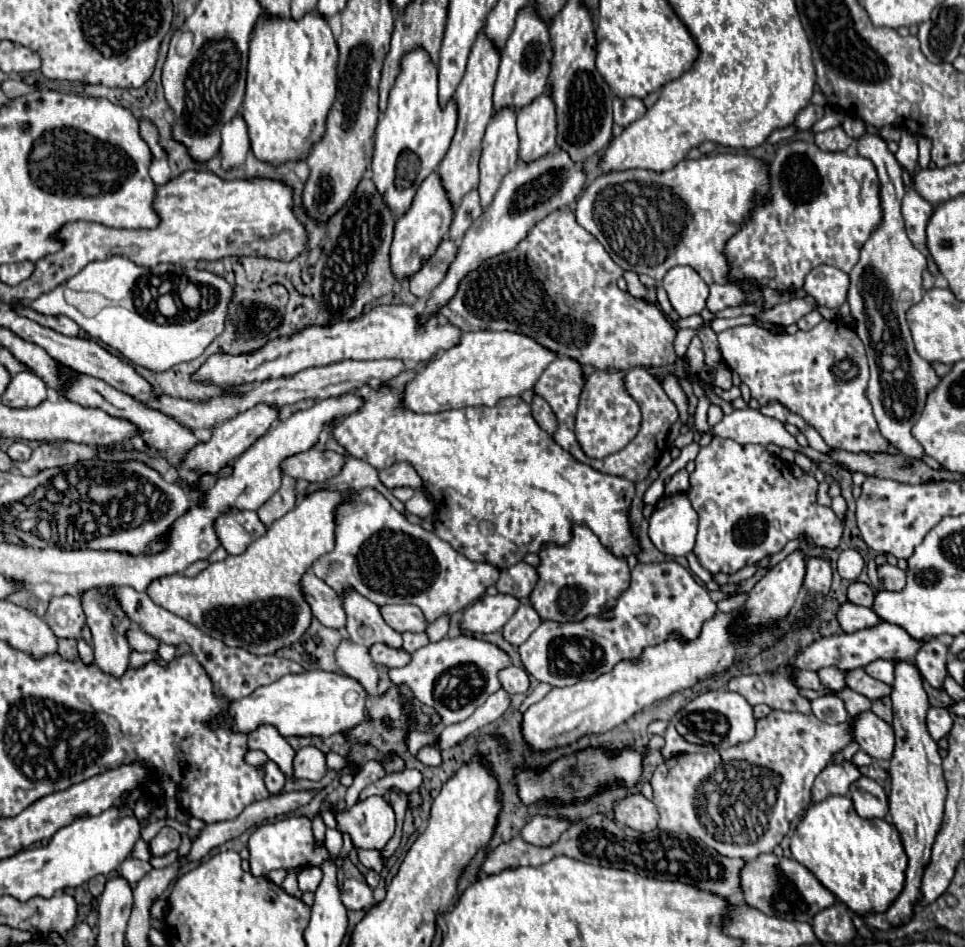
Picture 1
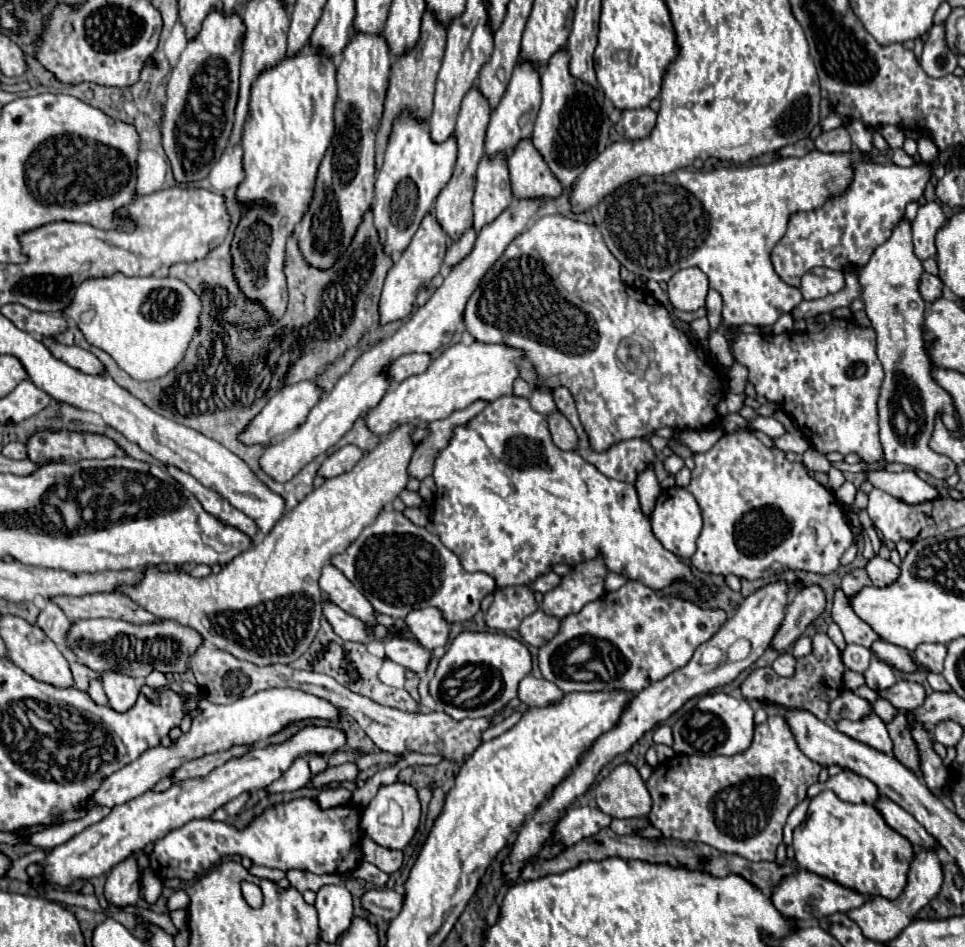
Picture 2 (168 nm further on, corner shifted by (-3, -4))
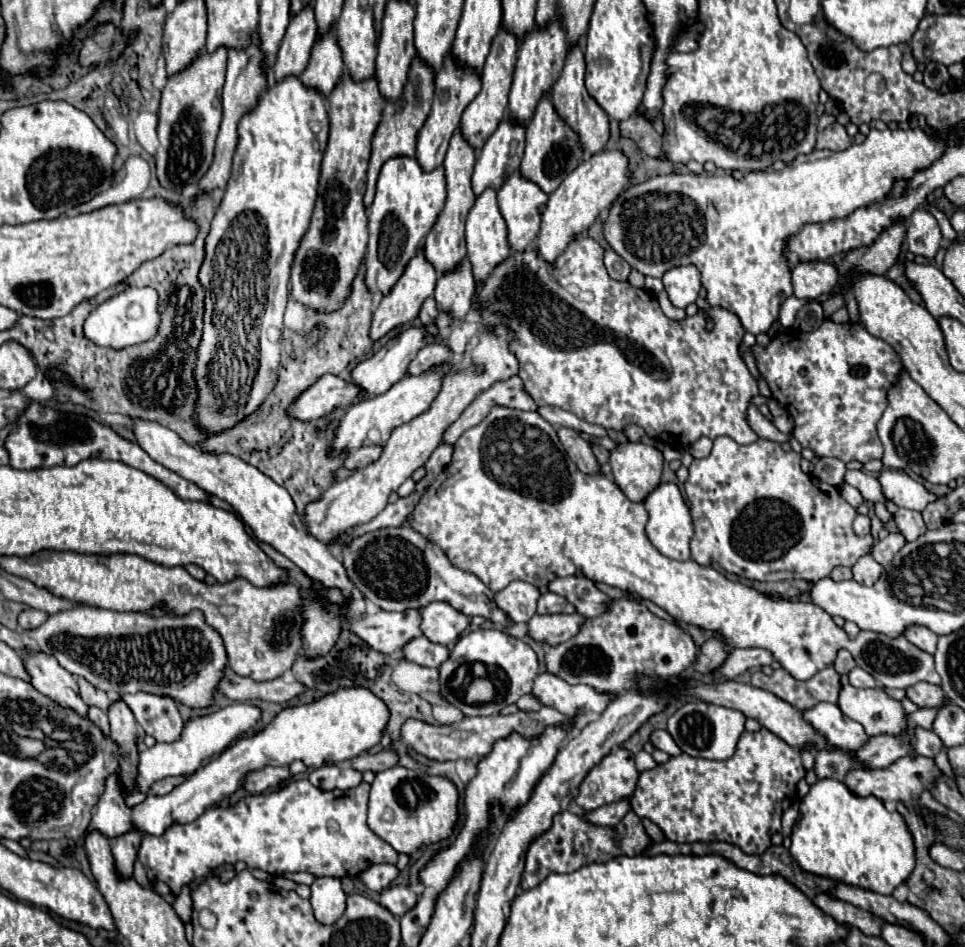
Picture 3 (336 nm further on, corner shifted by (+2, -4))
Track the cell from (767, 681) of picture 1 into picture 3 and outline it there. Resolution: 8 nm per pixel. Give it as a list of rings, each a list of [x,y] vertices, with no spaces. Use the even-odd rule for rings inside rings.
[[[827,666],[807,682],[793,680],[785,670],[773,670],[771,676],[765,676],[763,672],[755,672],[751,684],[755,688],[763,688],[775,694],[777,698],[789,702],[797,710],[807,710],[817,702],[837,704],[837,696],[841,690],[839,674],[835,672],[833,666]]]

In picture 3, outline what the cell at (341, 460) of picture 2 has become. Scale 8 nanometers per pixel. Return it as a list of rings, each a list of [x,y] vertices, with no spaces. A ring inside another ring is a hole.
[[[363,446],[357,448],[353,452],[349,452],[349,456],[345,458],[345,468],[363,468],[365,464],[371,464],[373,460],[377,460],[377,456],[381,456],[381,446]]]

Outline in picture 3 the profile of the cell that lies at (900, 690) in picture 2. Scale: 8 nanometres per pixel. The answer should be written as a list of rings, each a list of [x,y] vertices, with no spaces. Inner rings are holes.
[[[919,682],[911,688],[907,688],[907,698],[911,698],[921,708],[939,708],[945,700],[945,692],[941,686],[935,686],[929,682]]]

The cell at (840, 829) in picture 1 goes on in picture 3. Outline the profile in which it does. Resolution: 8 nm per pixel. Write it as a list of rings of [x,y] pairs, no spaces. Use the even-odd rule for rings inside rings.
[[[817,780],[801,802],[799,820],[791,832],[791,856],[793,860],[811,874],[827,876],[849,886],[873,890],[879,894],[891,894],[903,884],[915,868],[915,842],[899,812],[889,812],[875,796],[857,796],[839,780]]]

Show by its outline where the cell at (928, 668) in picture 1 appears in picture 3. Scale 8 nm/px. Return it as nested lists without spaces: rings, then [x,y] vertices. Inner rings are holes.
[[[909,626],[909,628],[905,630],[905,638],[907,638],[911,644],[919,646],[921,650],[925,650],[925,652],[929,652],[929,654],[935,654],[937,638],[939,638],[939,636],[933,634],[933,632],[929,632],[929,628]]]

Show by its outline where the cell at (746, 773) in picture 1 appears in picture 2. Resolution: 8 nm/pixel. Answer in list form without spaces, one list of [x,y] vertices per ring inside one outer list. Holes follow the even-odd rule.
[[[770,714],[768,720],[764,724],[758,724],[756,730],[754,730],[754,740],[750,744],[748,750],[740,752],[740,754],[734,754],[734,756],[714,756],[714,758],[706,758],[706,756],[684,756],[684,754],[676,754],[674,758],[658,764],[650,776],[650,780],[646,782],[648,786],[648,792],[652,796],[652,812],[648,816],[650,824],[656,826],[666,838],[676,838],[676,840],[690,840],[690,842],[704,842],[704,844],[710,844],[714,848],[718,848],[720,852],[726,852],[726,854],[738,854],[746,860],[752,860],[752,862],[774,862],[776,858],[776,846],[782,842],[782,826],[788,818],[788,814],[794,810],[794,806],[798,806],[804,798],[806,798],[806,790],[808,786],[812,786],[814,782],[818,782],[818,774],[820,774],[820,766],[810,760],[800,748],[798,744],[794,744],[794,734],[790,732],[790,728],[786,728],[786,720],[782,720],[782,716],[778,714]]]

